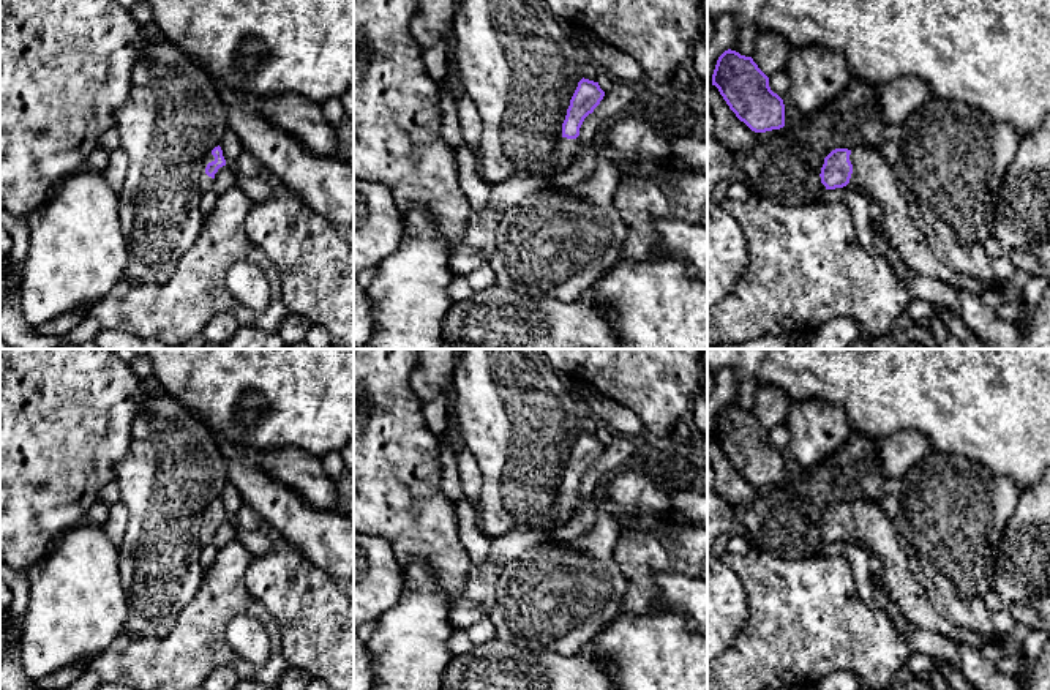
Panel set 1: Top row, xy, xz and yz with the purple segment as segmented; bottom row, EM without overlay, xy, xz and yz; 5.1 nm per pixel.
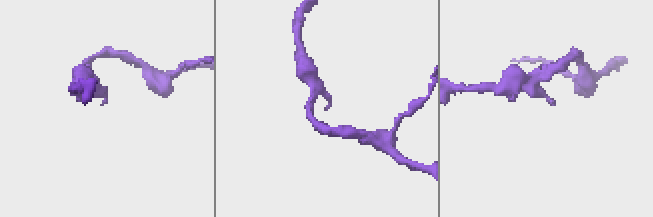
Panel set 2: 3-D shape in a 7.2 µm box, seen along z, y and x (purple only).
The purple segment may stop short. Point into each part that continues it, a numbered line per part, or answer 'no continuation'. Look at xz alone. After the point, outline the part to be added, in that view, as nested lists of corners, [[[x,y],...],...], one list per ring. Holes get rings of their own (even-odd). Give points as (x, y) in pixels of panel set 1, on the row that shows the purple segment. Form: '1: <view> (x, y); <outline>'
1: xz (567, 150); [[[562,137],[556,152],[554,171],[546,178],[551,178],[556,172],[567,169],[578,155],[578,144],[575,139]]]

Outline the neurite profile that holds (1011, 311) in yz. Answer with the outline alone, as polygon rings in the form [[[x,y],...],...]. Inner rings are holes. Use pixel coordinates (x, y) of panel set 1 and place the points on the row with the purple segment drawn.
[[[1009,295],[1004,302],[1003,308],[999,309],[1001,319],[1007,322],[1018,322],[1022,319],[1022,306],[1015,295]]]

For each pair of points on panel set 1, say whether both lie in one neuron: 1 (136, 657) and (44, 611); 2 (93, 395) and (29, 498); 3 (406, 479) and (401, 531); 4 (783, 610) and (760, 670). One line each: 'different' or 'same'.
1: different
2: same
3: same
4: same

